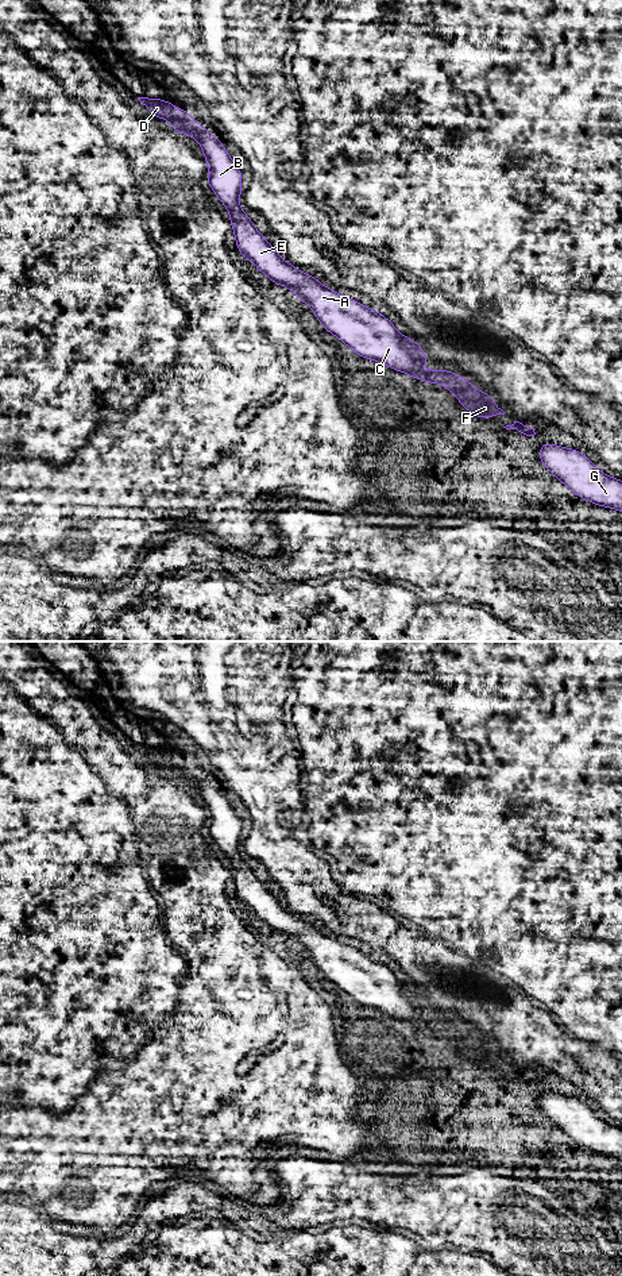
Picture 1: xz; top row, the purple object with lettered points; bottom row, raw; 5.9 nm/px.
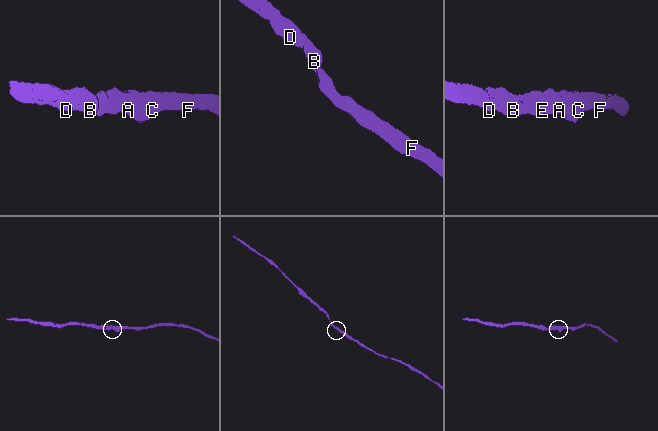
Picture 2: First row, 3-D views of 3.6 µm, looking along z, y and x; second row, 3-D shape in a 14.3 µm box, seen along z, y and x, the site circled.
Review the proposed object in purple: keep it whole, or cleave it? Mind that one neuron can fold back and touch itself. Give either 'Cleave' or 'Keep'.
Keep

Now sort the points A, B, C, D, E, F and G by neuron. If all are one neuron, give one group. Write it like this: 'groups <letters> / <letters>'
groups A B C D E F G

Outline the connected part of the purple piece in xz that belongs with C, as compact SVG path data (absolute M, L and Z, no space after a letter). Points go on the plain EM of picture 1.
M138 745L138 748L148 756L154 766L170 770L177 782L186 782L200 791L204 806L208 810L206 830L229 860L236 897L242 901L244 909L254 910L258 920L266 922L273 932L287 934L293 942L310 955L317 968L329 982L335 983L359 1005L372 1007L420 1029L445 1034L460 1049L464 1057L472 1060L478 1067L505 1063L488 1041L476 1038L470 1029L459 1022L440 1017L430 1019L424 1018L422 1014L429 1009L421 992L399 982L394 972L378 959L370 957L351 945L336 941L335 937L321 933L313 924L300 920L295 914L282 907L277 897L264 887L255 876L254 870L251 870L247 861L239 855L243 821L237 817L221 789L213 785L206 775L194 770L190 762L181 757L179 753L173 755L170 749L161 747Z

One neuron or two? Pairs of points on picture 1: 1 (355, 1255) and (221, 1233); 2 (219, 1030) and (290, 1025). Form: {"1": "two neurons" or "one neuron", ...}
{"1": "one neuron", "2": "one neuron"}

